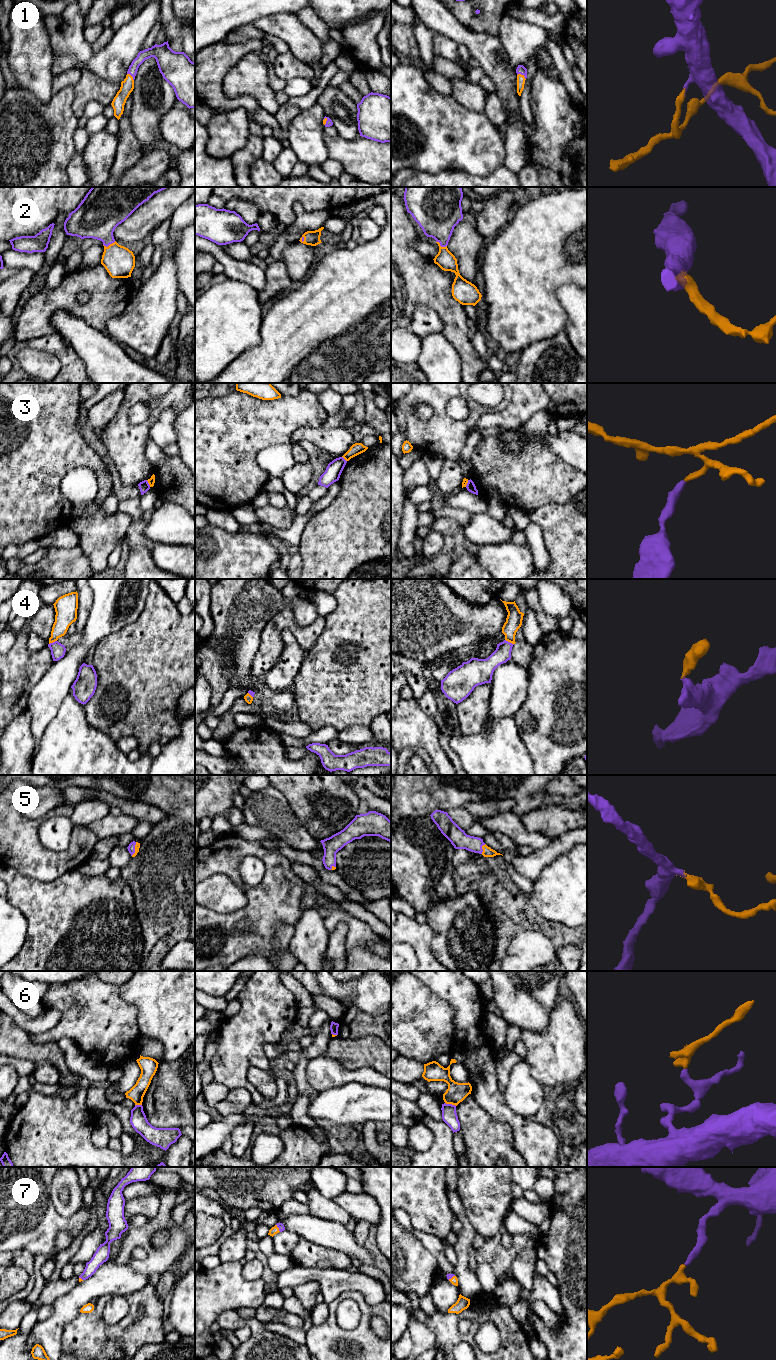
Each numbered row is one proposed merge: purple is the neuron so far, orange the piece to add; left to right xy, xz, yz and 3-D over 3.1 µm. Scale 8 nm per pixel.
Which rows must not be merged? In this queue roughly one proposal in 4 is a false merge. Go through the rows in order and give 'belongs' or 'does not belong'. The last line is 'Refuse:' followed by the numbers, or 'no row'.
1: belongs
2: belongs
3: does not belong
4: belongs
5: belongs
6: does not belong
7: belongs
Refuse: 3, 6

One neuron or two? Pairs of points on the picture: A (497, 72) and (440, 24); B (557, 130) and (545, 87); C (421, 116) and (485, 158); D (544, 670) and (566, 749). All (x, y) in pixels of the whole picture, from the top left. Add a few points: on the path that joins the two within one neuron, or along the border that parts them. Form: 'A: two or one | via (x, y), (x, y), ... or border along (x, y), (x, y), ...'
A: one | via (487, 57), (466, 36), (455, 31)
B: one | via (557, 119), (549, 98)
C: one | via (437, 127), (443, 133), (451, 133), (469, 142)
D: one | via (546, 692), (546, 736)

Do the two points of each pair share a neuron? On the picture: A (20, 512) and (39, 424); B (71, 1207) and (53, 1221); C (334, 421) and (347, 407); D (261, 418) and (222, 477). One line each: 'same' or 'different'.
A: same
B: different
C: same
D: same

